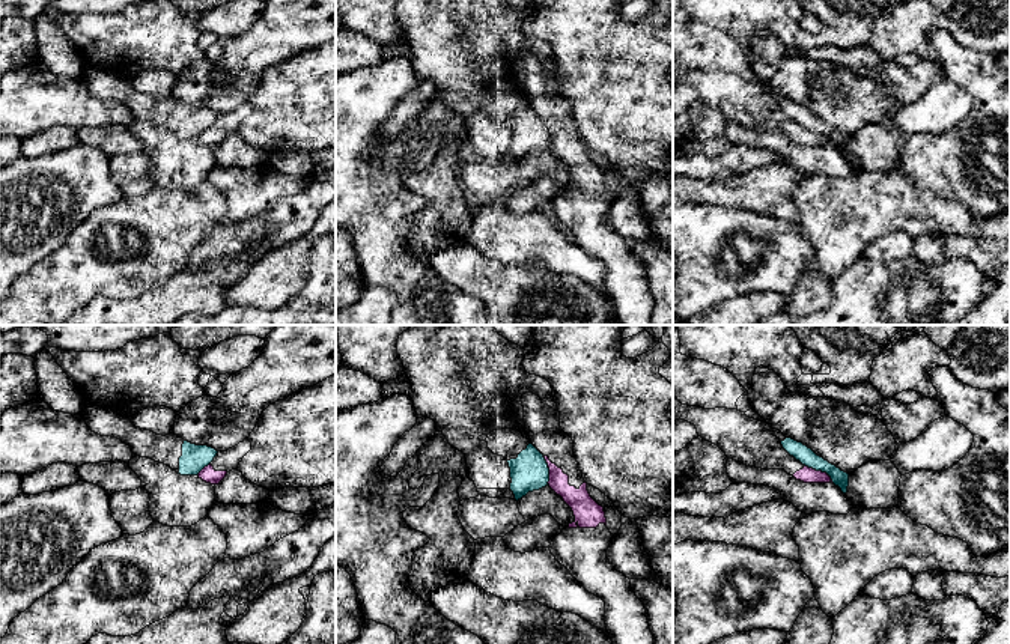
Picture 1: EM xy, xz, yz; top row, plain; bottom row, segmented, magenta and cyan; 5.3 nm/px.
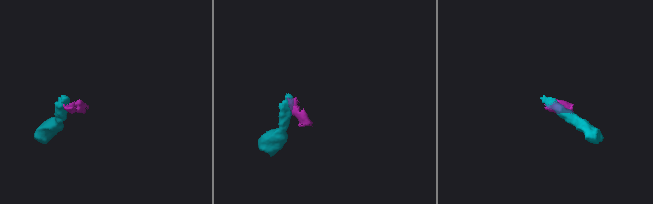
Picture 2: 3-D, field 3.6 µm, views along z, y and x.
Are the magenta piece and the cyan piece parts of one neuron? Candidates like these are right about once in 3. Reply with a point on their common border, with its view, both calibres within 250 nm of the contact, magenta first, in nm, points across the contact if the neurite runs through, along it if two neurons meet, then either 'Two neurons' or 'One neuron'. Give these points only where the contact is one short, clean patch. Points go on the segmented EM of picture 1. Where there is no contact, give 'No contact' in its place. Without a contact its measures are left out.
Touches magenta at yz (819, 471). Thickness 80 nm (magenta) against 90 nm. Boundary: yz (804, 464), (824, 471), (833, 482). Two neurons

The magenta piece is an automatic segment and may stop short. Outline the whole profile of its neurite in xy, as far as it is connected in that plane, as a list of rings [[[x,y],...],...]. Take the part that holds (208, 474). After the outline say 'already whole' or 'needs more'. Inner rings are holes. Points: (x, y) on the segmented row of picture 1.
[[[244,439],[238,445],[218,451],[214,460],[197,475],[206,483],[218,485],[229,471],[236,469],[242,457],[251,450],[251,442]]]; needs more

